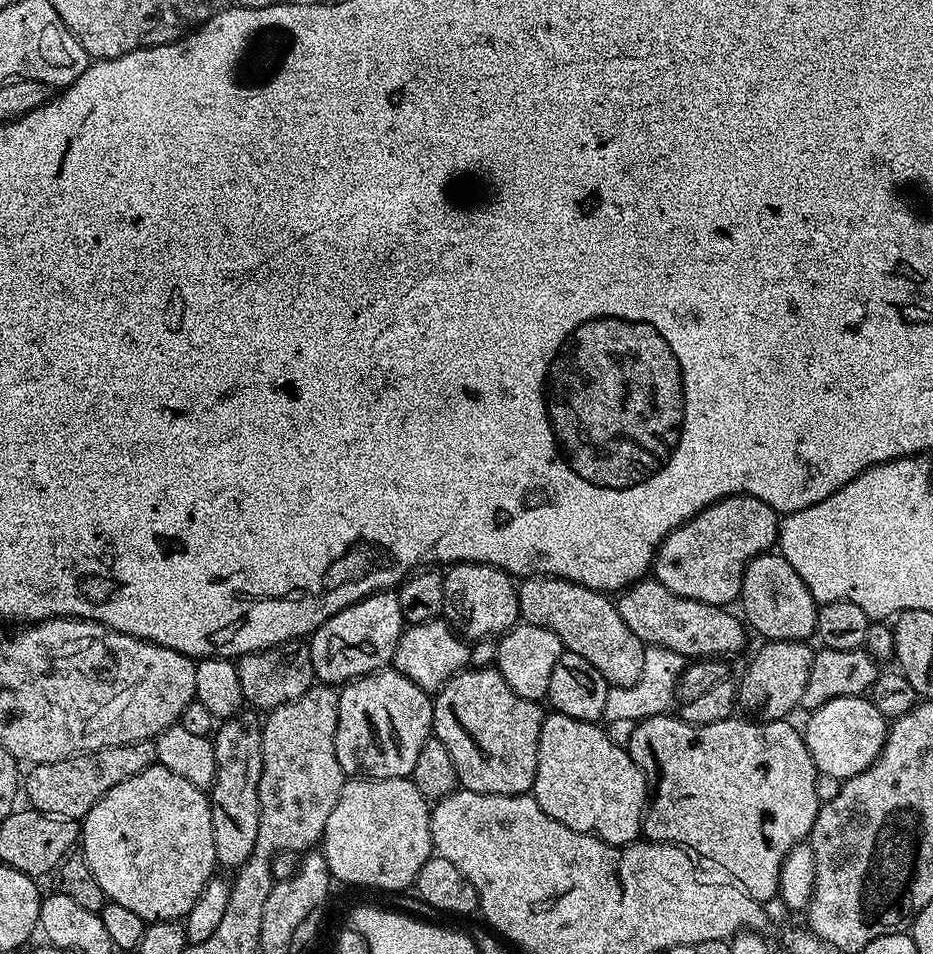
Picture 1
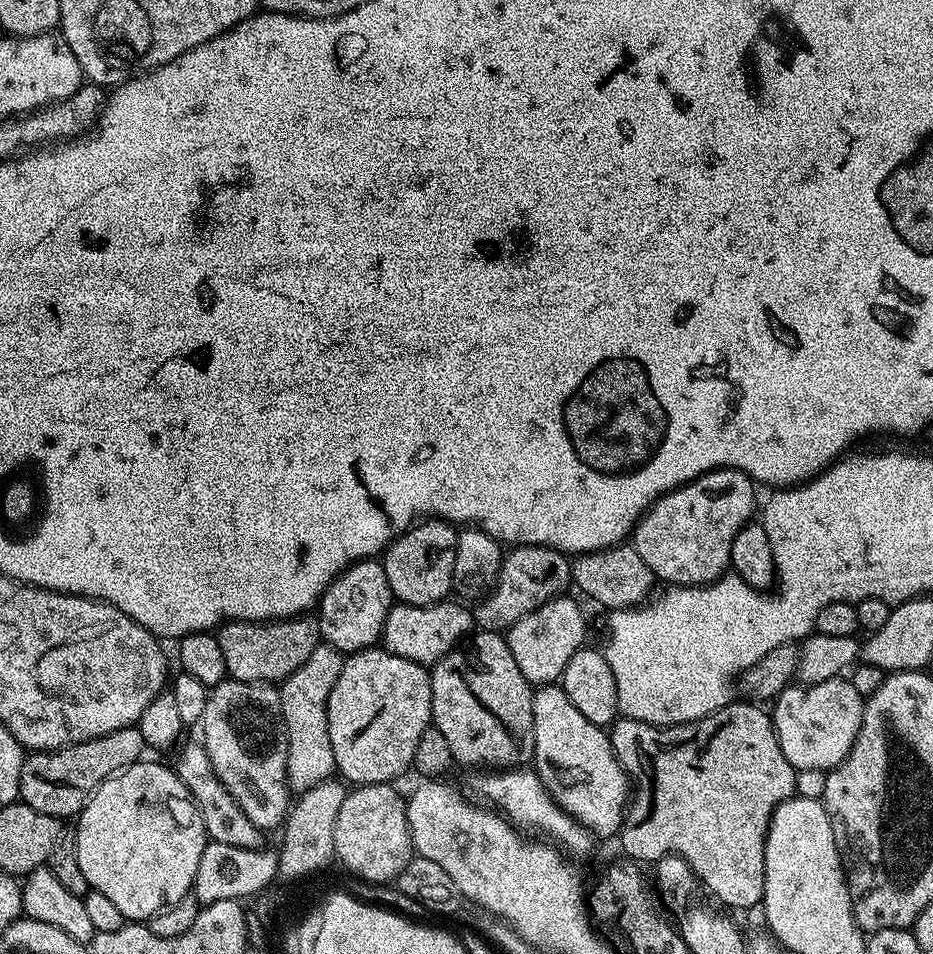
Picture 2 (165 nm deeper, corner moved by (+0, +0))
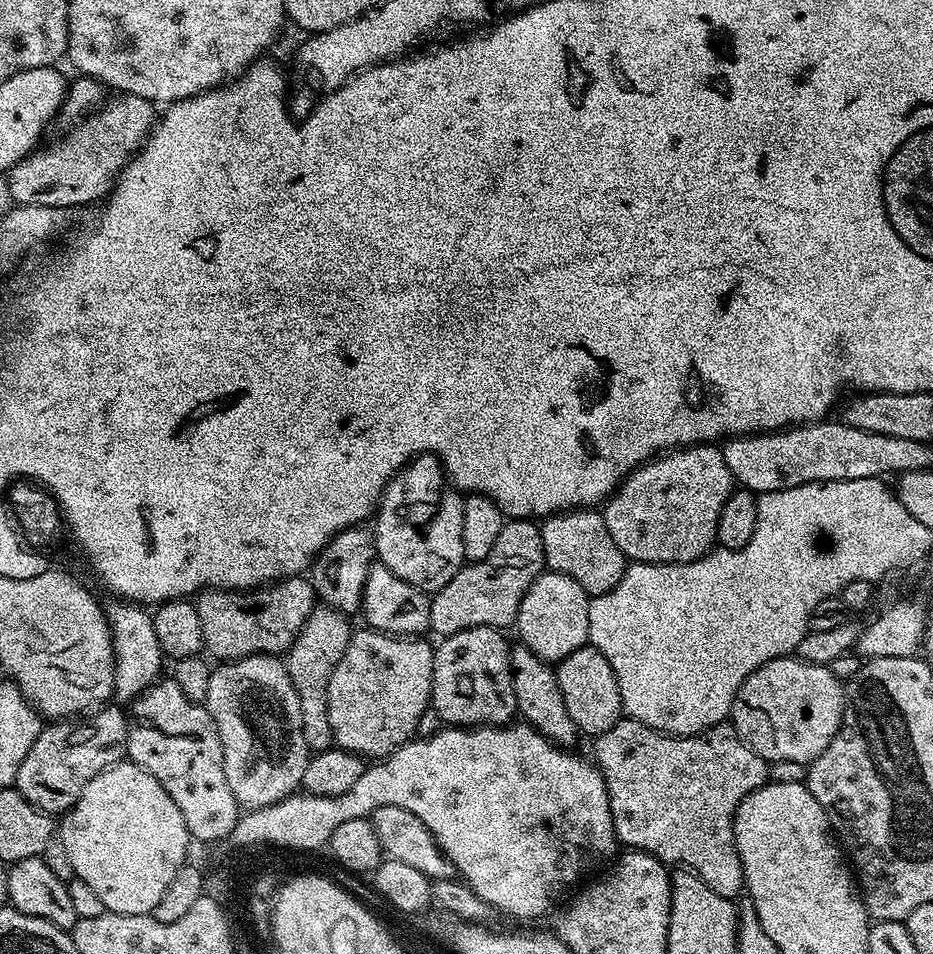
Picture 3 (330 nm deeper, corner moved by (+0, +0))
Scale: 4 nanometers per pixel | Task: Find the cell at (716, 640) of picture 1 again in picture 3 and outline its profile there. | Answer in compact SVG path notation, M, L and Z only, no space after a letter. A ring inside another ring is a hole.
M573 510L563 514L552 514L540 524L544 562L551 571L566 574L588 592L589 597L601 596L618 582L629 566L629 561L618 550L610 530L606 530L603 515L596 510Z

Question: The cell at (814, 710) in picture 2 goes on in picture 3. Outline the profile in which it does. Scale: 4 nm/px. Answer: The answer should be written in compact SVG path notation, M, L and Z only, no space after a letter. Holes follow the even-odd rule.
M795 655L779 656L742 682L732 703L730 723L763 760L809 765L830 746L844 717L845 685L823 664L806 664Z

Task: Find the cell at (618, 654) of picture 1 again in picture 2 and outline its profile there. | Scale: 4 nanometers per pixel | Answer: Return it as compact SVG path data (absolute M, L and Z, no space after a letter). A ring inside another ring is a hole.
M517 544L504 553L496 586L474 608L474 624L481 632L507 633L526 614L538 610L556 596L565 595L572 584L572 565L565 553L548 546Z

